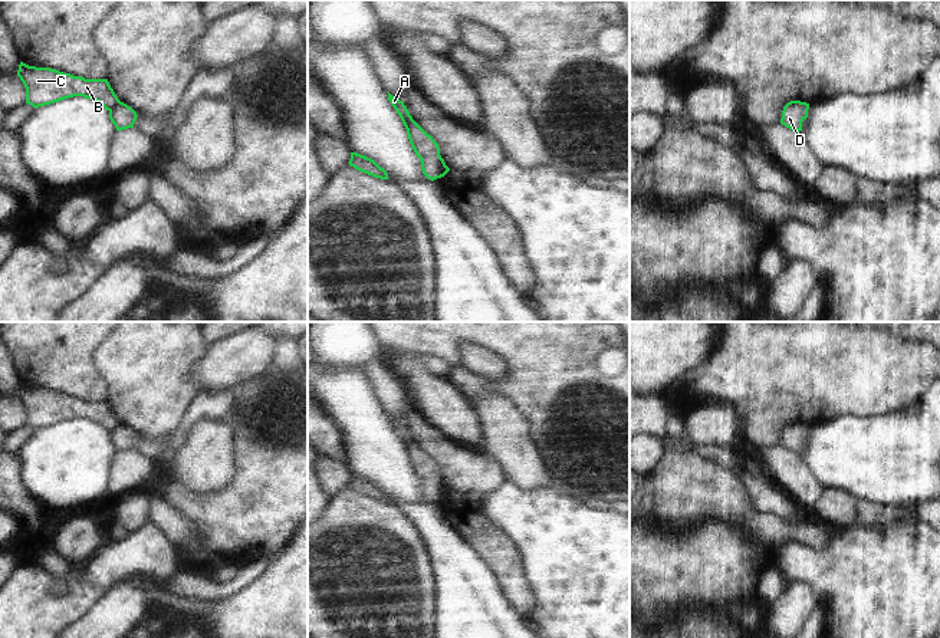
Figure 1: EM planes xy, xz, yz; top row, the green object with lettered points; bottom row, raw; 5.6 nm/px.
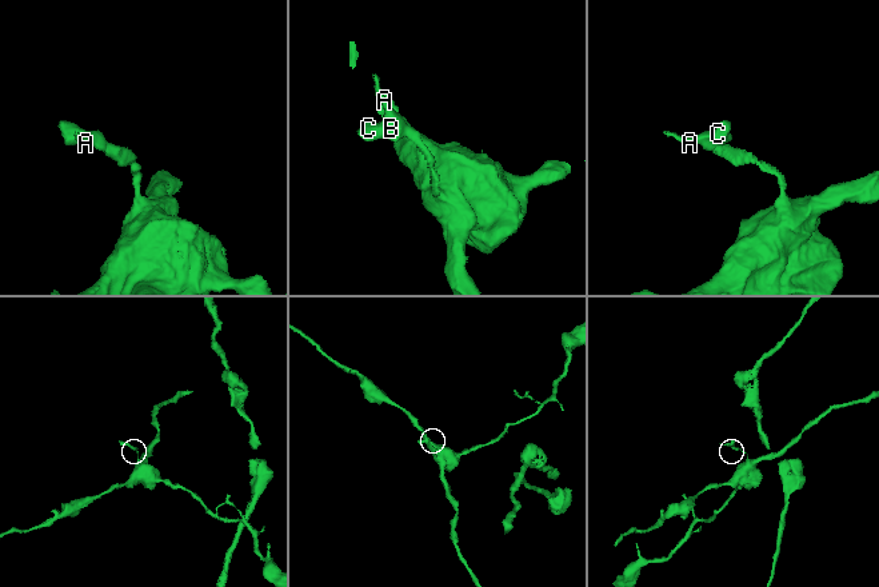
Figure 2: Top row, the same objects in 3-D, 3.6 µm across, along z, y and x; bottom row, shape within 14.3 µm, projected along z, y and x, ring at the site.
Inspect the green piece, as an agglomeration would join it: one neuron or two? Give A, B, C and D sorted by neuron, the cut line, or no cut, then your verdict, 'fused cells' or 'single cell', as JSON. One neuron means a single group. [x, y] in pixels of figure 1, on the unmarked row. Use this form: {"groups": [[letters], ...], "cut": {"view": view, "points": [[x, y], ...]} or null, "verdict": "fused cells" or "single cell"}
{"groups": [["A", "B", "C"], ["D"]], "cut": {"view": "xz", "points": [[441, 480], [439, 499]]}, "verdict": "fused cells"}

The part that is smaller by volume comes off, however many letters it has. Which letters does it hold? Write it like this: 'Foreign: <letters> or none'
Foreign: A, B, C

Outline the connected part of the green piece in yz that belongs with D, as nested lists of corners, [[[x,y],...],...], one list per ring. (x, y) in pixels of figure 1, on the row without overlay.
[[[788,424],[783,428],[780,445],[792,453],[802,453],[802,444],[808,440],[809,425],[806,424]]]

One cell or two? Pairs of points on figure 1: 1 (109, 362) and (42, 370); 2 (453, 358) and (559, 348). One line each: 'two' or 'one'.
1: two
2: one

